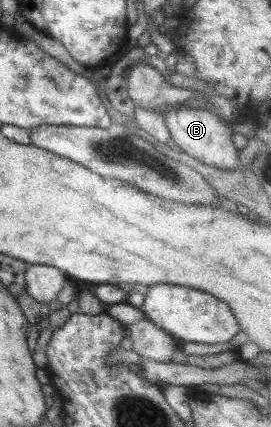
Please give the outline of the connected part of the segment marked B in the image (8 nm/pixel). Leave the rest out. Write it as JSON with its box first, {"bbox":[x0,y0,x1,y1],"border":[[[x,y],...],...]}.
{"bbox":[161,107,242,169],"border":[[[180,107],[178,109],[170,109],[169,111],[161,111],[165,126],[169,130],[170,138],[181,148],[181,151],[193,157],[205,165],[217,167],[217,169],[242,168],[237,156],[238,150],[231,142],[231,130],[215,113],[205,109],[186,109]]]}

